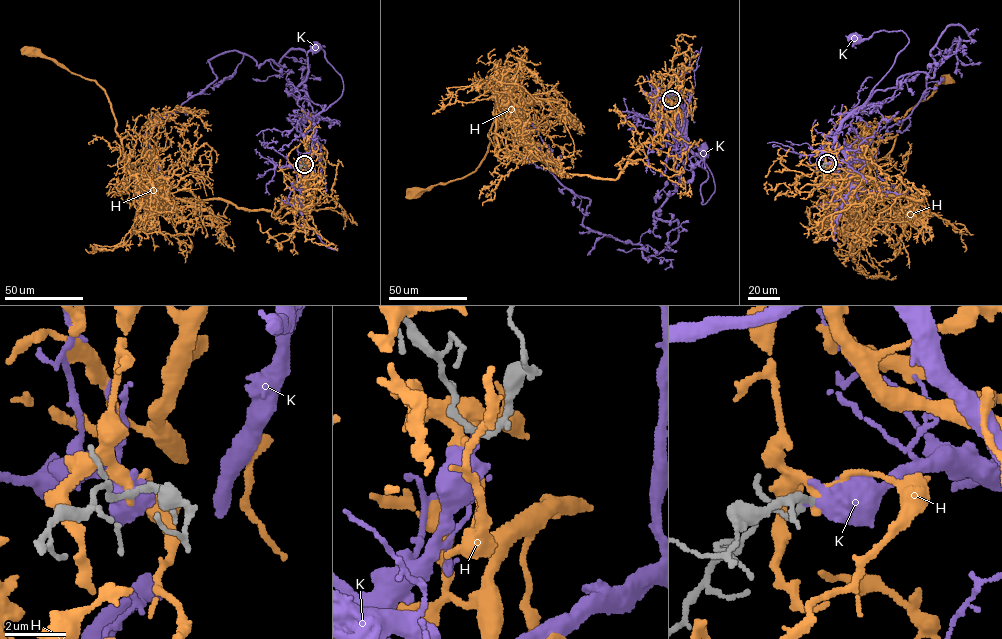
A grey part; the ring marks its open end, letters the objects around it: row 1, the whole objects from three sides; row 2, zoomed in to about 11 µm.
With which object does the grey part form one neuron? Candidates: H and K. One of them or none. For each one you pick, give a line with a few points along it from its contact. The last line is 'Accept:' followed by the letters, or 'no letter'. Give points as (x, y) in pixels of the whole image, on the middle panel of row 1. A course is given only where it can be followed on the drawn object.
K: it runs (671, 99), (666, 108), (683, 114), (687, 145), (713, 177), (715, 190), (702, 204), (708, 173), (702, 150)
Accept: K

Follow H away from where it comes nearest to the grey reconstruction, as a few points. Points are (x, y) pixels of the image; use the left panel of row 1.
H: (303, 164), (307, 151), (308, 187), (275, 213), (220, 199), (144, 194), (124, 157), (107, 94), (29, 51)

